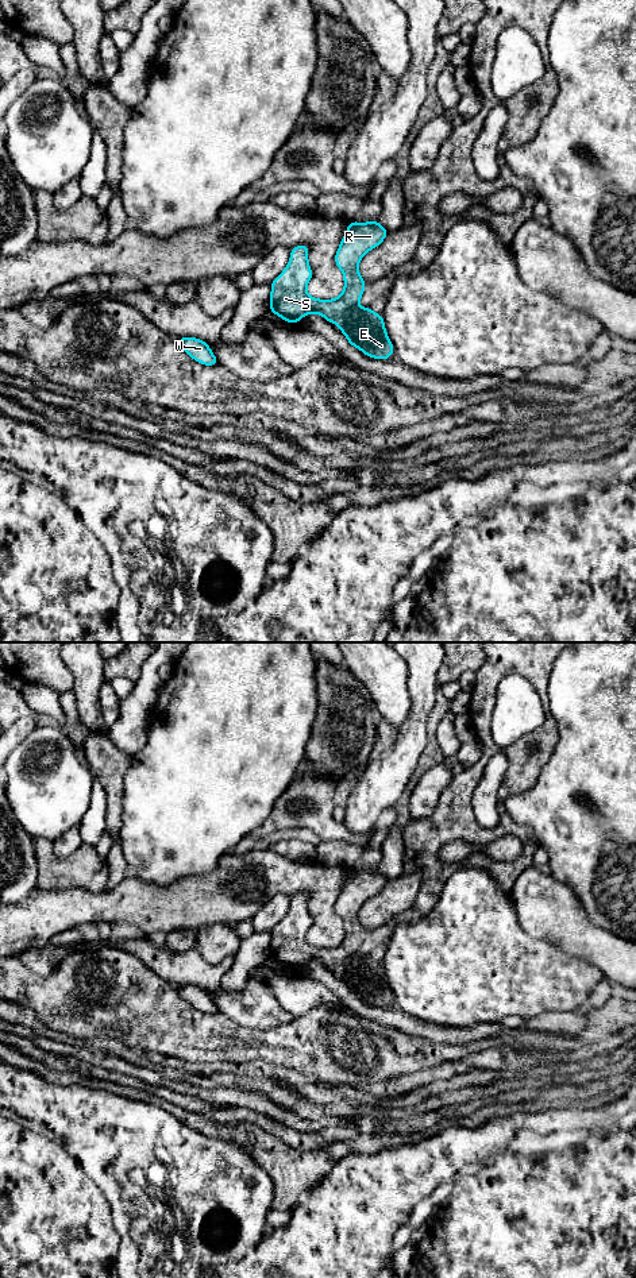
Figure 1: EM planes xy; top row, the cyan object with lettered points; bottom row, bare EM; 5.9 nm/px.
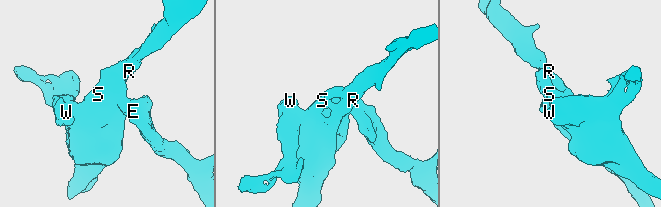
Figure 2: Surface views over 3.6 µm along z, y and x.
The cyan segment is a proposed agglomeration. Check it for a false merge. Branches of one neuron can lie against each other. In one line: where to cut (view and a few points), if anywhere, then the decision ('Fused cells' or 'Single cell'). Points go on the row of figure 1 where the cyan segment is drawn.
Split along xy (357, 305), (338, 324). Fused cells

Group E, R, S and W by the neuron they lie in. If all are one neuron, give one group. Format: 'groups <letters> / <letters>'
groups E / R S W

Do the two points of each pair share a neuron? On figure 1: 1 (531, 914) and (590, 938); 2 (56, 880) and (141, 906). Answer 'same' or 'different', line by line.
1: same
2: different

